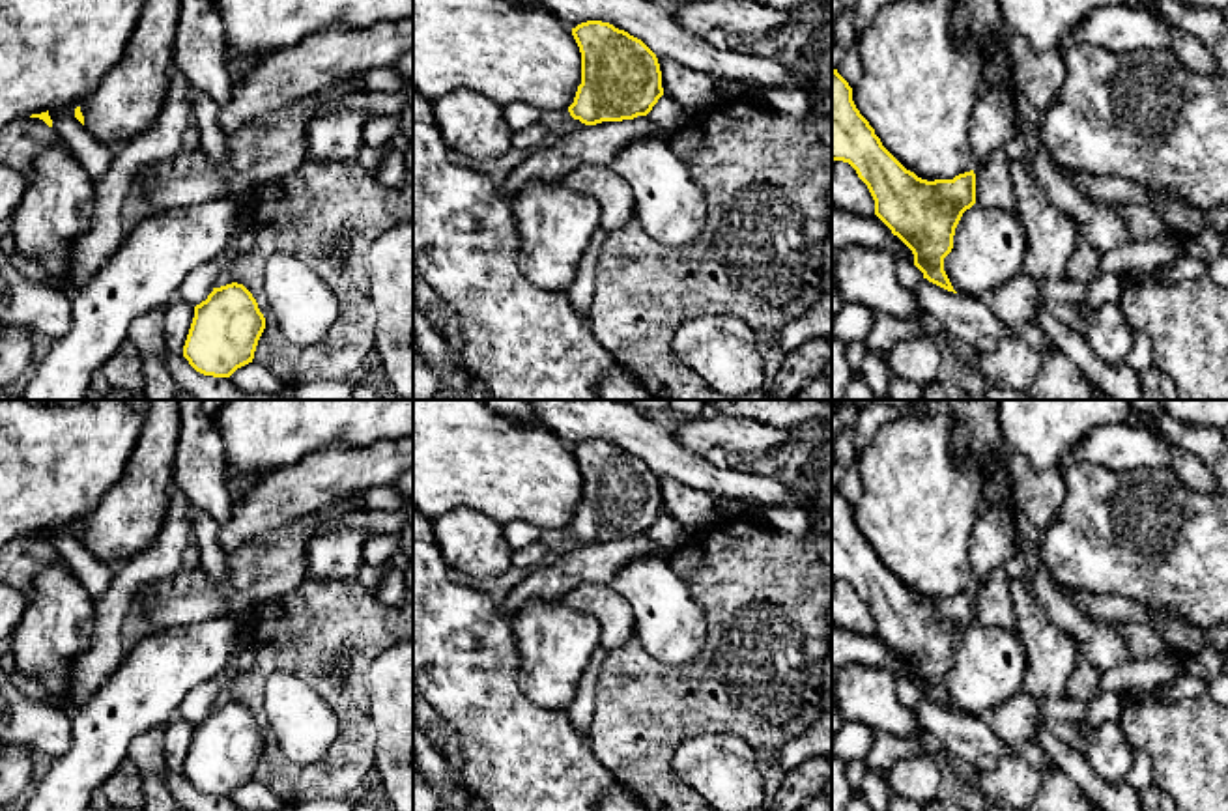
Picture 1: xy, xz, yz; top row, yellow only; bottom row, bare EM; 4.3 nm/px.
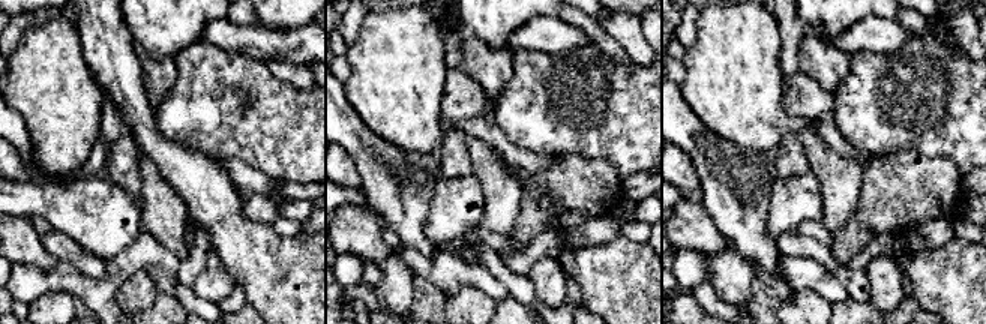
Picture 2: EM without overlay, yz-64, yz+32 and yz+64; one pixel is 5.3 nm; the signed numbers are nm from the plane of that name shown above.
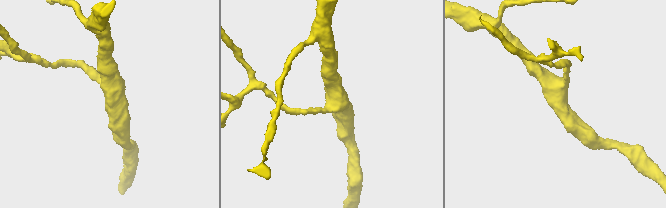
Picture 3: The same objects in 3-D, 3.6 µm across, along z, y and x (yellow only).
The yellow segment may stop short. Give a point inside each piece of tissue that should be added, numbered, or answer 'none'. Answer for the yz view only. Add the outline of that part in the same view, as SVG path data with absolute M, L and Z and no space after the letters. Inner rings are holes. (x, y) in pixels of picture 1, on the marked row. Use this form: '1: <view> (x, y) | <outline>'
none

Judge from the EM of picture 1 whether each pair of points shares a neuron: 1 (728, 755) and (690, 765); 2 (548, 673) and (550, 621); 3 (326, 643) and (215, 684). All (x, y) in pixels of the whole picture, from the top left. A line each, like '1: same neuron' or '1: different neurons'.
1: same neuron
2: same neuron
3: different neurons

